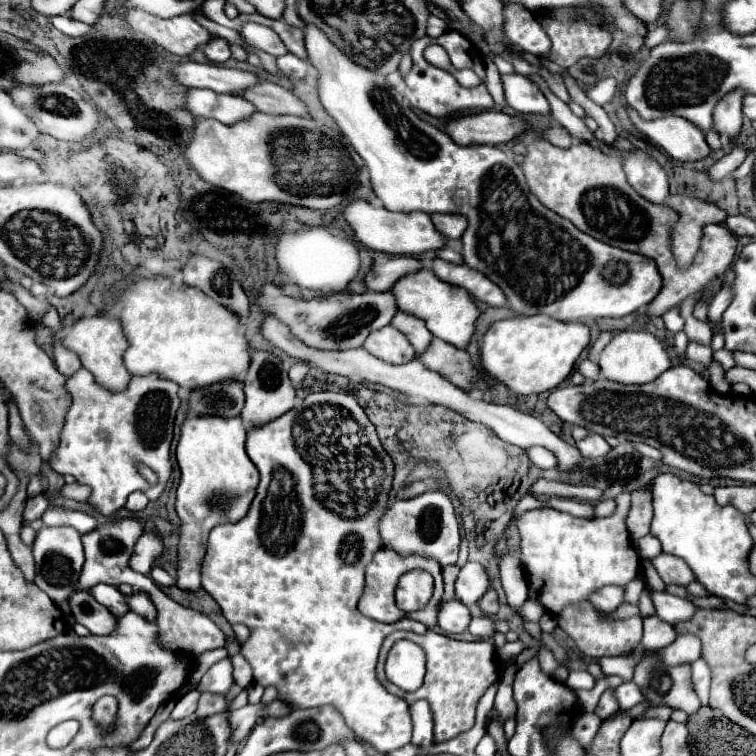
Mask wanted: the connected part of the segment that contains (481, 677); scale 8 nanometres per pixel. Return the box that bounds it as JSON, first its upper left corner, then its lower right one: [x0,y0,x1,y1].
[378,631,498,743]

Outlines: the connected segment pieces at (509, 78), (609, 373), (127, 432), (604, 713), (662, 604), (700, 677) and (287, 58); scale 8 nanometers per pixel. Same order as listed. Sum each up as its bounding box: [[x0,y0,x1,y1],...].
[[500,75,550,115],[600,331,672,385],[50,367,180,517],[596,689,620,719],[644,583,696,623],[691,659,710,706],[276,53,308,79]]

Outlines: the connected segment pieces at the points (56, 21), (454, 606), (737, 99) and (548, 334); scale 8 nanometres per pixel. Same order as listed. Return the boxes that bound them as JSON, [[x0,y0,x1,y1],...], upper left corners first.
[[50,15,92,37],[438,601,470,633],[714,91,746,139],[480,315,590,395]]

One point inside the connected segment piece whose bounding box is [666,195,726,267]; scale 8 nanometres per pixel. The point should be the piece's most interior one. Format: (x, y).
(694, 213)

